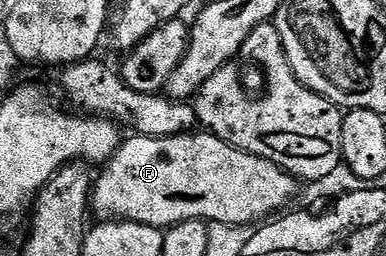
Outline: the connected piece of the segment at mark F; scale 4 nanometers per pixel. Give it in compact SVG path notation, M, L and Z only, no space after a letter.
M134 134L131 135L131 140L123 139L113 156L105 161L101 169L102 177L99 180L97 177L93 185L93 211L95 213L98 211L100 214L98 216L102 218L117 218L119 221L147 224L163 230L189 220L250 226L253 220L262 222L281 213L286 208L285 204L297 194L300 187L299 181L278 164L254 156L251 152L242 152L238 148L233 148L218 136L198 135L140 136Z

